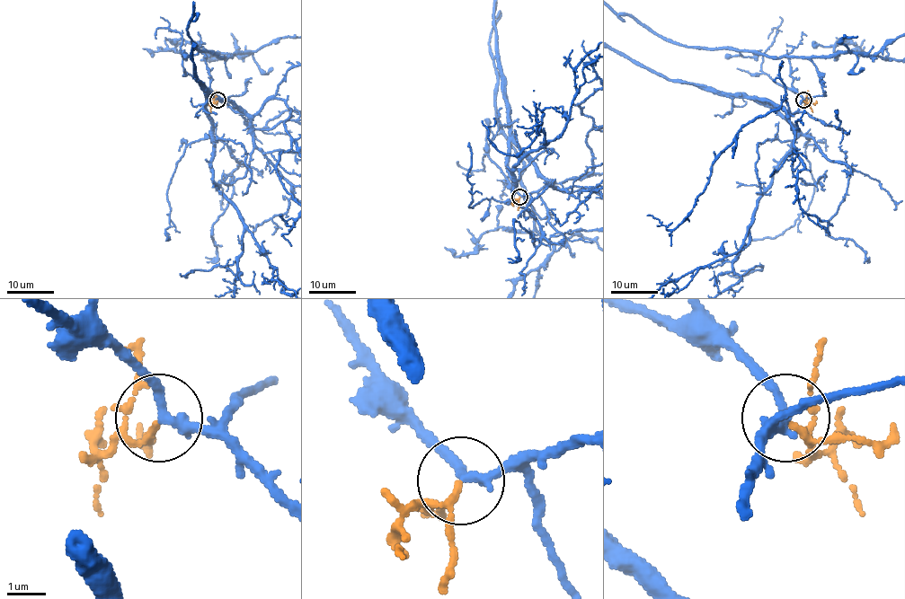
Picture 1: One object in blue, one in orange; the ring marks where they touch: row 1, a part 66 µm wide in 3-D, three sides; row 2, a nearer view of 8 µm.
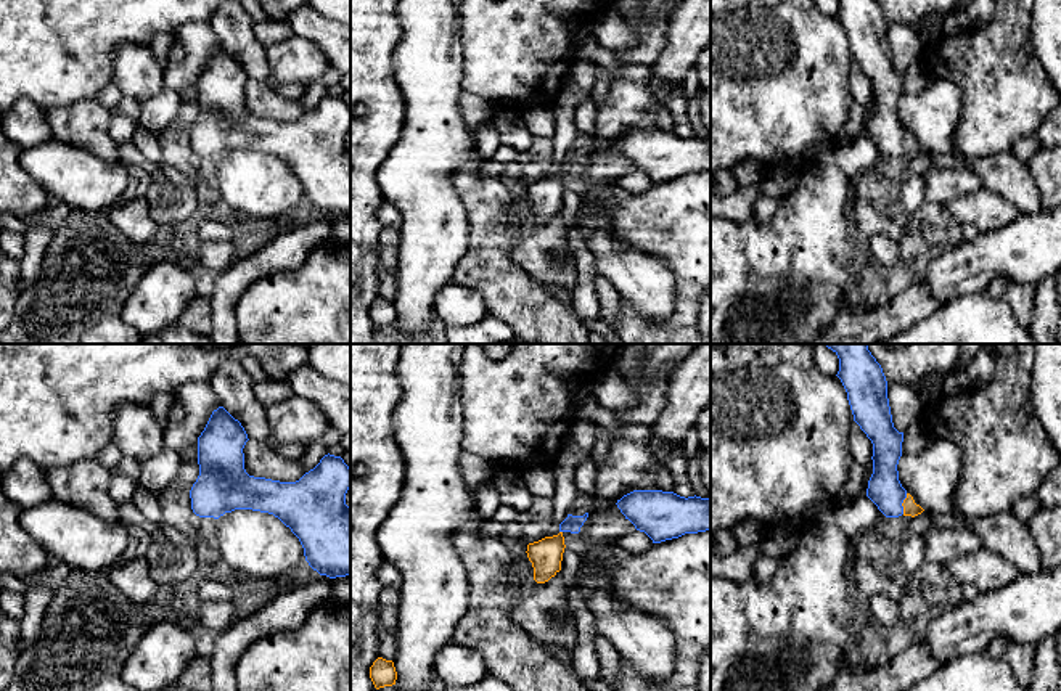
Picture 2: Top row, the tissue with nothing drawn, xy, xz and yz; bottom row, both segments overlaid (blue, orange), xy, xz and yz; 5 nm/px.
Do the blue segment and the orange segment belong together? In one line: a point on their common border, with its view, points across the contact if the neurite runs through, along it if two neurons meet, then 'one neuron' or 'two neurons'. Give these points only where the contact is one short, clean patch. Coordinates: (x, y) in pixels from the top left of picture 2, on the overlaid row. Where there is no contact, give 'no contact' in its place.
meets blue in yz at (902, 502); runs through yz (884, 489), (902, 502), (910, 508); one neuron

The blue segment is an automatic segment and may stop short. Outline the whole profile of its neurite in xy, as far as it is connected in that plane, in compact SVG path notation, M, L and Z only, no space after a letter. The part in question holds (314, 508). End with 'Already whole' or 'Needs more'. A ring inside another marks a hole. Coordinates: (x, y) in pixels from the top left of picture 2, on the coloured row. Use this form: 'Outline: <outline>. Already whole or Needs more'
Outline: M223 407L212 411L204 431L198 437L199 476L190 490L191 509L199 517L219 519L235 509L252 509L278 517L299 538L309 566L320 575L330 579L350 575L350 508L346 505L346 493L350 489L350 468L341 456L325 455L320 463L296 482L280 482L265 477L249 476L244 469L243 448L248 434L241 423Z. Already whole

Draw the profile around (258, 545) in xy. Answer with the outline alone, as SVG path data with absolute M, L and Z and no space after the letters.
M235 509L217 519L217 562L249 580L281 579L305 561L299 538L278 517Z

